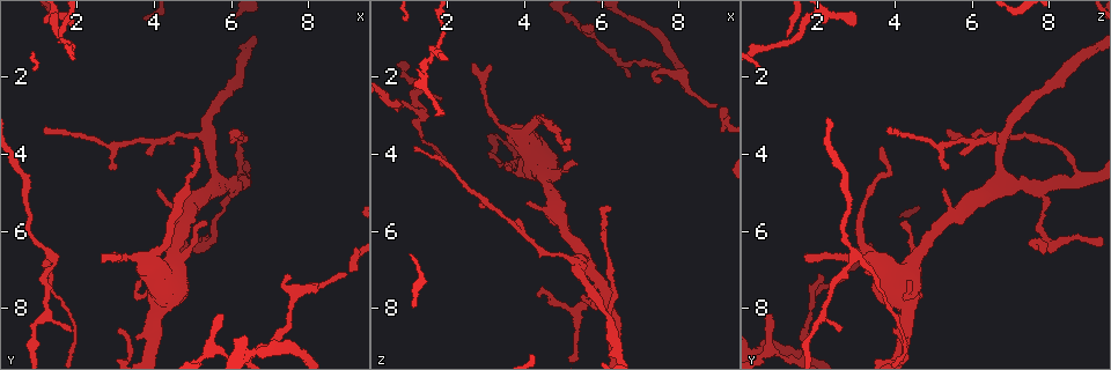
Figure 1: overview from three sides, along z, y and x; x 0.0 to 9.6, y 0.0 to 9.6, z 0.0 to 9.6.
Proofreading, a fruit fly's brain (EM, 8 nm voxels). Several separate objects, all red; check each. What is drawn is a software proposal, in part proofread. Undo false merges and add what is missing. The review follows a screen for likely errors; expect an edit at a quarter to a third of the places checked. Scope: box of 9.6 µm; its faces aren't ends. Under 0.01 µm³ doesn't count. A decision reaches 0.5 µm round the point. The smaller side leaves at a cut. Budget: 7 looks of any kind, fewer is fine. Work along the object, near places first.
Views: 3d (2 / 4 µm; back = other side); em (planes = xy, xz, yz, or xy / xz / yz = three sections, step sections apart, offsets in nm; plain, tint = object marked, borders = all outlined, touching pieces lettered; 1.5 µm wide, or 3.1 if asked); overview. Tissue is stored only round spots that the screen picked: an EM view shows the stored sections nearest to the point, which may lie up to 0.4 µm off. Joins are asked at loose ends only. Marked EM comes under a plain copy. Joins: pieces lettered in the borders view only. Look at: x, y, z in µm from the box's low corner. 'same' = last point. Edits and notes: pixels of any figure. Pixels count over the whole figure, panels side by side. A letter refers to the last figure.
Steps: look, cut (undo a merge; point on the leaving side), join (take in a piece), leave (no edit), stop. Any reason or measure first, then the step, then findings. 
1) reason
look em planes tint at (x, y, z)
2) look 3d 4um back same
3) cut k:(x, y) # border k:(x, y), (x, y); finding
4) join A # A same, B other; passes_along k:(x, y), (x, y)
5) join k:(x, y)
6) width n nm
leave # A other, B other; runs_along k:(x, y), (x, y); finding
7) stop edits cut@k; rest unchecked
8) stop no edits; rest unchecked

an open end
look em yz step 4 tint at (5.80, 8.20, 0.65)

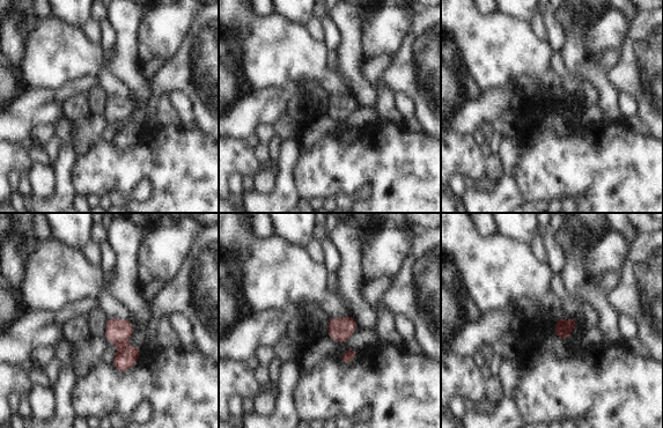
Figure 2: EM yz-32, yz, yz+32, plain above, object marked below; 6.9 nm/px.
look em planes borders same

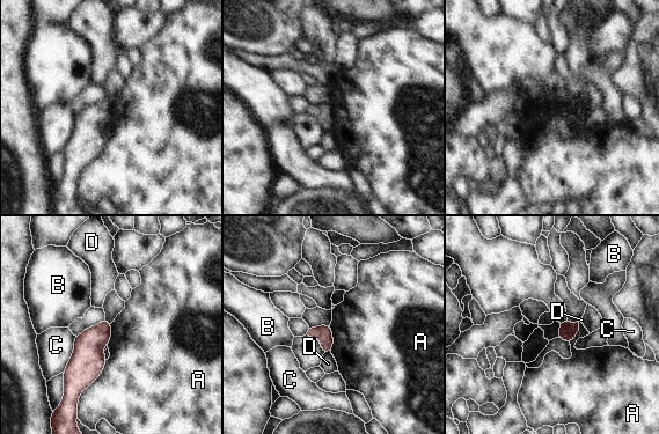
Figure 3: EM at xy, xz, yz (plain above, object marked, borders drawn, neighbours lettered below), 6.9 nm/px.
leave # A other, B other, C other, D other; border 3:(107, 360), (102, 372), (78, 398); no lettered piece goes on from it

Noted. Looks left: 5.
branch stops here
look em planes borders at (7.60, 7.20, 2.10)

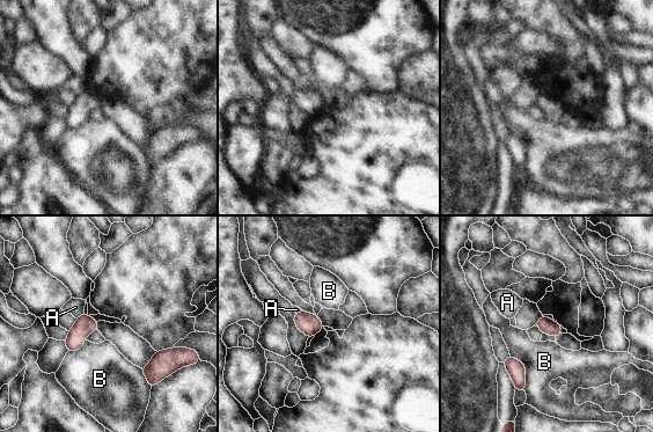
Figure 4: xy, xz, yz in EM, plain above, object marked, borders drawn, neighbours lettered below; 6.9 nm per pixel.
width 110 nm; longest_contact B 280 nm
leave # A other, B other; no lettered piece goes on from it

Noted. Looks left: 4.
look em planes borders at (3.10, 8.55, 3.95)

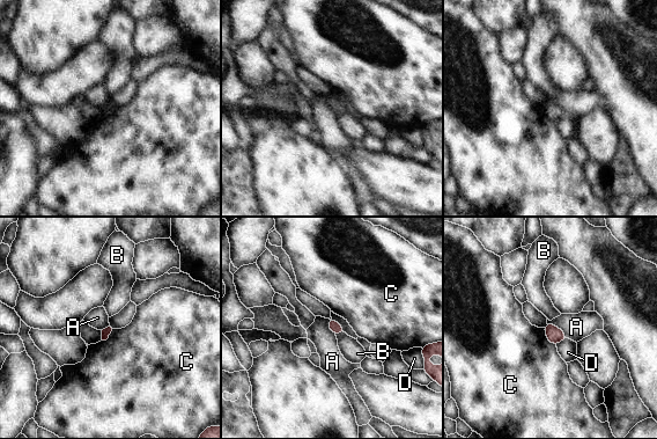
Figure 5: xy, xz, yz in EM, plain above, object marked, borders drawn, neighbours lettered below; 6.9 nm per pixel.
leave # A other, B other, C other, D other; no lettered piece goes on from it

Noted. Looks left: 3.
stop no edits; rest unchecked

